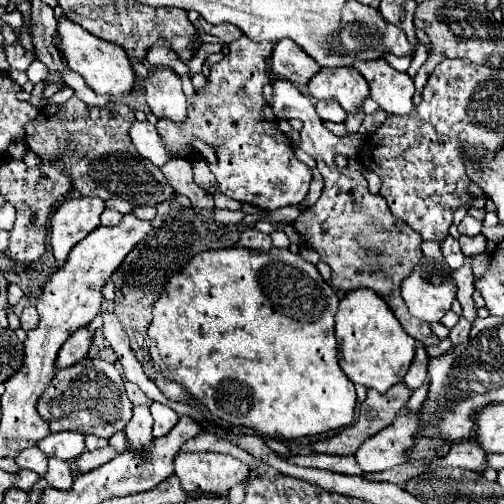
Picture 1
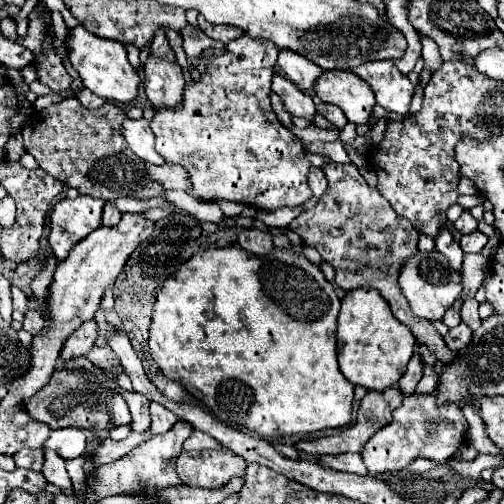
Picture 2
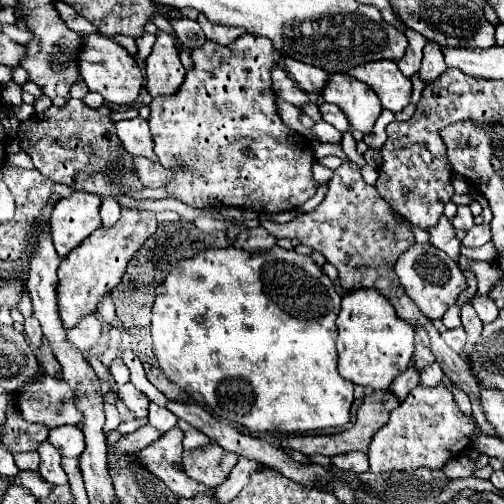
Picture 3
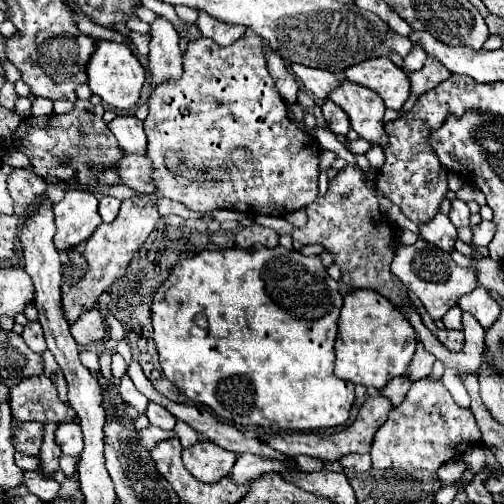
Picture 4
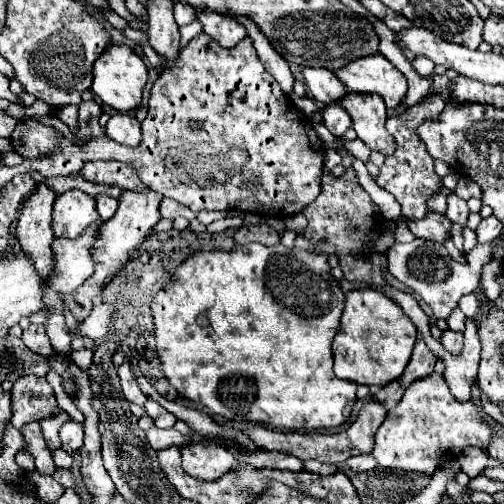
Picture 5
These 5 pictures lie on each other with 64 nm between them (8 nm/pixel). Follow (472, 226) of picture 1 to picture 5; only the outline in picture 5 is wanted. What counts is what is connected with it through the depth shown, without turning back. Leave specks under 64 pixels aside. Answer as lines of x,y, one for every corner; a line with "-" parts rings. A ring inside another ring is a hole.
450,194
450,196
448,196
448,210
446,210
446,216
448,216
452,222
456,222
456,224
466,226
468,214
470,214
470,210
468,210
466,202
464,202
462,198
458,198
456,194

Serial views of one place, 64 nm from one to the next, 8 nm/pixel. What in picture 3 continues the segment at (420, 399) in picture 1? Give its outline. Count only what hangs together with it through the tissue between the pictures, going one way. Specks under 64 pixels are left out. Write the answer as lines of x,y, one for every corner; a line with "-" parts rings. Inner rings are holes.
438,362
427,366
420,374
420,385
424,387
435,387
439,385
444,377
444,373

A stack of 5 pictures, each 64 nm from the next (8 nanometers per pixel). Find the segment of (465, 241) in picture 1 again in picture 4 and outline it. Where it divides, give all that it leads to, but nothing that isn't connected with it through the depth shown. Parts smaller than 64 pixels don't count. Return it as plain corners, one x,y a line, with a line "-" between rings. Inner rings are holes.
480,222
472,228
472,246
488,246
494,236
494,222

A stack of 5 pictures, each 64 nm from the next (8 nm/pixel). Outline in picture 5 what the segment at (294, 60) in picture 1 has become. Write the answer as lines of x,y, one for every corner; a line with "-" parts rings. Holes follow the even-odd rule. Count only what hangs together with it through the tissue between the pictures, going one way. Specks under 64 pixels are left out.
300,68
300,72
310,96
320,104
338,102
346,94
344,84
326,68

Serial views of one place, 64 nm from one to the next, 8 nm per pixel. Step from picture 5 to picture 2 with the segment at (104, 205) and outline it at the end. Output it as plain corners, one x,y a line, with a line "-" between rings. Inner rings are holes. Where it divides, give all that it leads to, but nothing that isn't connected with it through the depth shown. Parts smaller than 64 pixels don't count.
110,202
104,206
104,214
102,214
102,224
104,226
116,226
120,222
120,210
114,208

